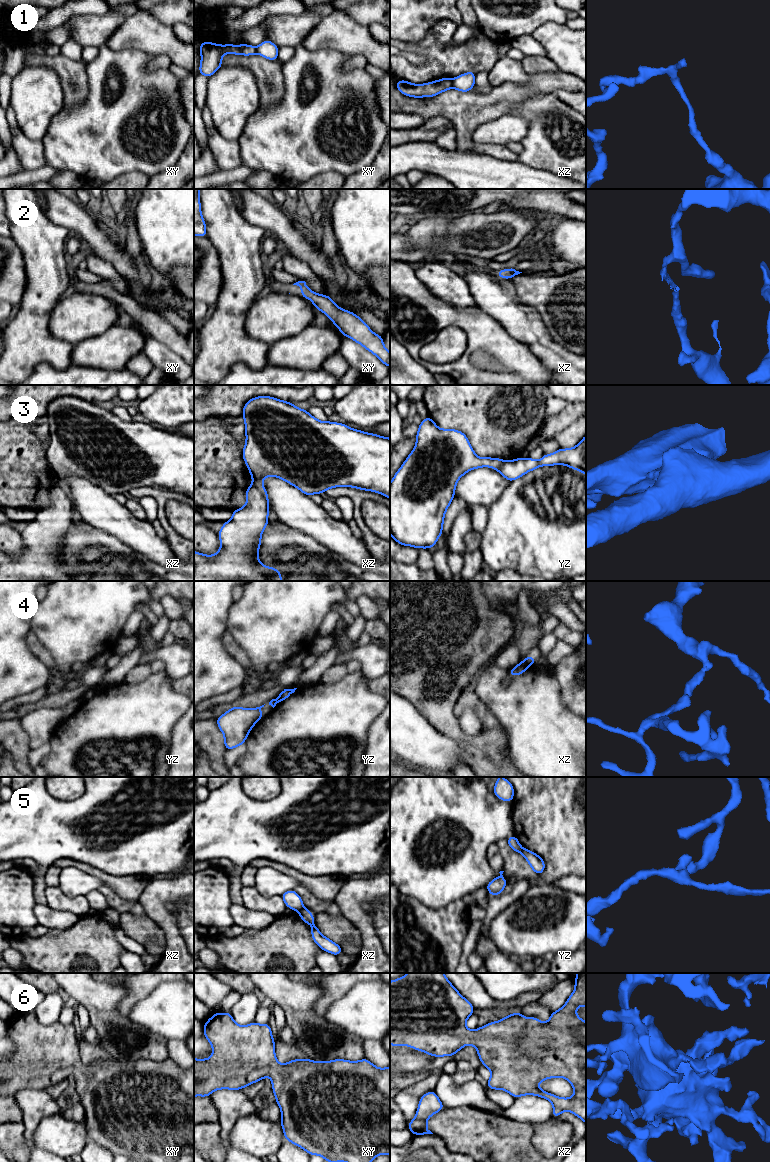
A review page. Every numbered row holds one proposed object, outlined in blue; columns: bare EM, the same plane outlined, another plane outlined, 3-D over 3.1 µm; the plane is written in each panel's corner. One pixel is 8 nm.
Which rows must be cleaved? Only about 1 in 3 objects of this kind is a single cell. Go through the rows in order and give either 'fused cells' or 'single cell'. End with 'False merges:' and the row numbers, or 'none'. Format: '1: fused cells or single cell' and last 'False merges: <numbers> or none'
1: fused cells
2: fused cells
3: fused cells
4: fused cells
5: fused cells
6: single cell
False merges: 1, 2, 3, 4, 5

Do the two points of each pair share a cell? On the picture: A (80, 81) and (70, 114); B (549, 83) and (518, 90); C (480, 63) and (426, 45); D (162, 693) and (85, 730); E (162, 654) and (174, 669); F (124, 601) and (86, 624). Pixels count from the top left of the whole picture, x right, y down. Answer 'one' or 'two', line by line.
A: two
B: one
C: one
D: one
E: one
F: one

